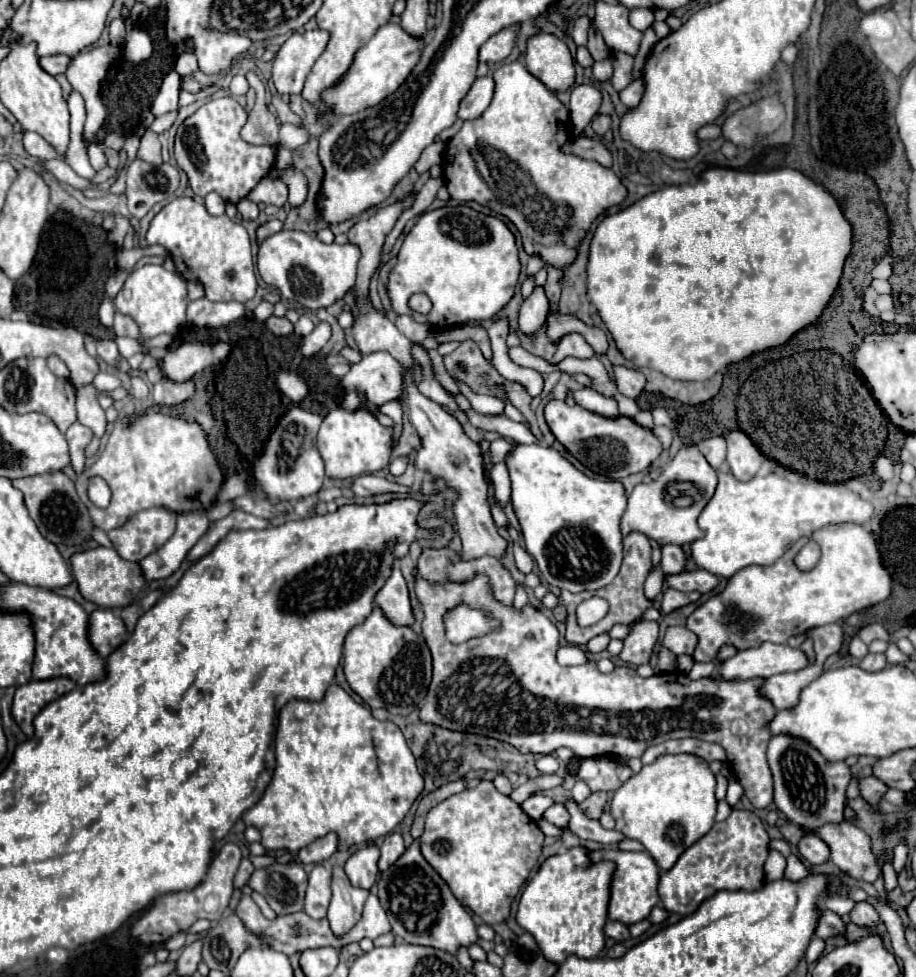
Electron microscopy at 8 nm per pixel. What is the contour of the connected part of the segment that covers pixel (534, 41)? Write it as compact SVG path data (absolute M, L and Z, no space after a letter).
M551 33L533 35L527 41L525 65L555 93L569 91L575 85L575 61L569 47Z

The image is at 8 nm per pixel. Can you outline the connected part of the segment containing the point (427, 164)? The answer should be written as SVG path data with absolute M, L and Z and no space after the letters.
M435 141L435 143L431 143L423 153L421 153L421 157L419 157L419 161L415 163L415 169L417 169L417 173L421 175L421 173L425 173L425 171L429 171L433 165L437 165L437 163L441 163L441 157L443 157L443 151L445 151L445 143L443 141Z

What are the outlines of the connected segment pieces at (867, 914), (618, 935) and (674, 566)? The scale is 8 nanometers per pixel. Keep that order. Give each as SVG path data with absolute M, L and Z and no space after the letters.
M859 901L859 903L855 903L855 907L851 911L851 921L861 925L861 927L871 927L873 929L877 925L877 921L879 921L879 915L877 915L877 911L875 911L875 907L871 903Z
M607 921L605 923L605 935L615 939L615 941L625 941L625 939L631 937L627 925L625 923L617 923L617 921Z
M665 545L663 547L663 559L661 559L661 569L665 575L677 575L685 571L687 555L679 545Z

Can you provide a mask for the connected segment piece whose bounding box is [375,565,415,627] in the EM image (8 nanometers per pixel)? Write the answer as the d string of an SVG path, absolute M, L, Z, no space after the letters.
M397 565L393 567L393 575L387 579L383 589L377 593L375 605L397 627L411 627L415 623L415 613L409 601L409 589Z

